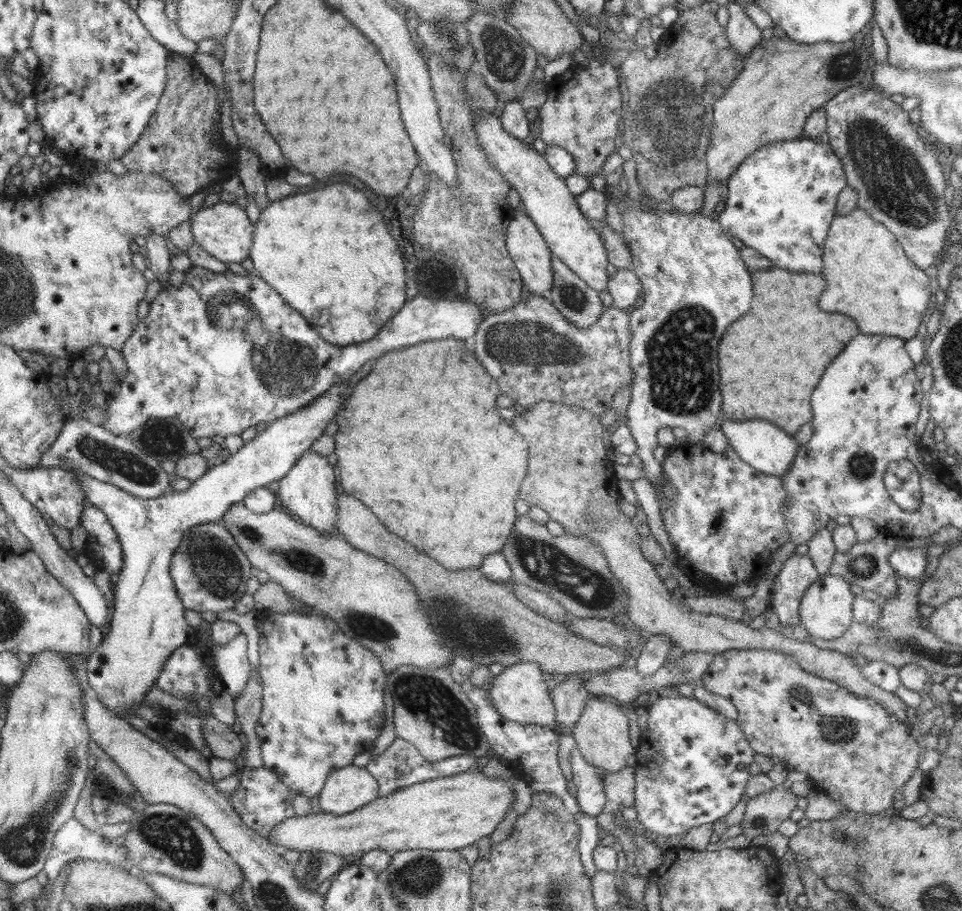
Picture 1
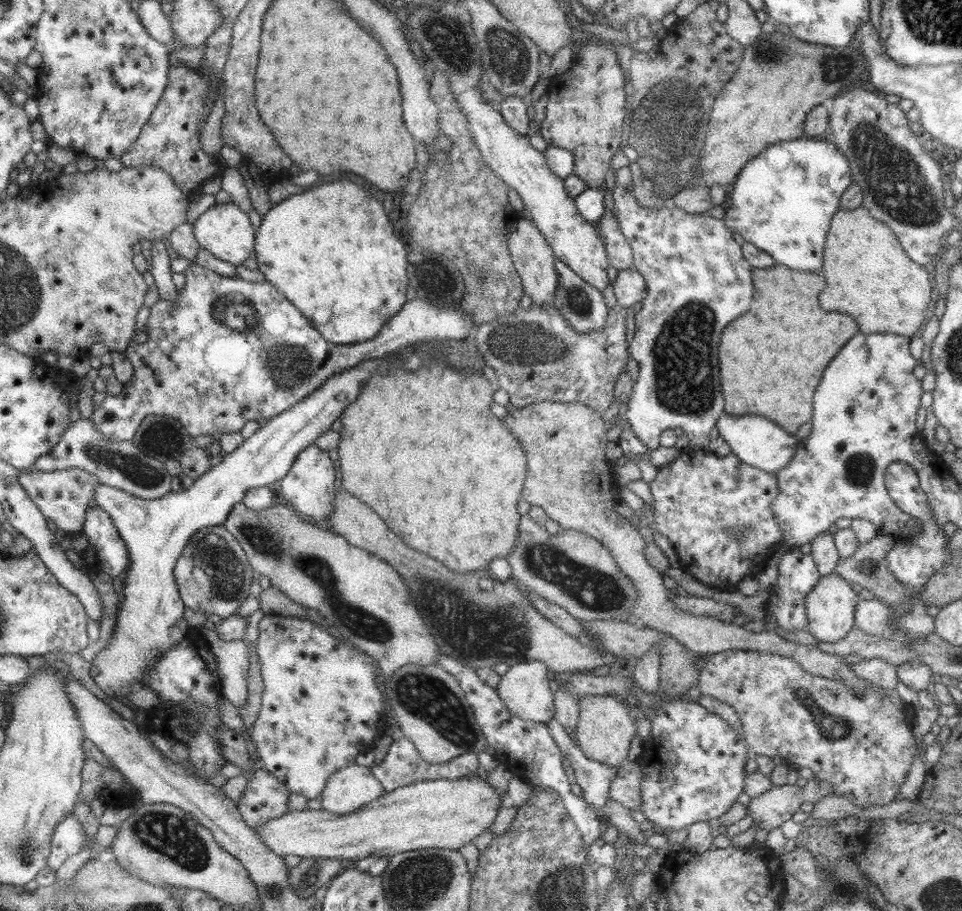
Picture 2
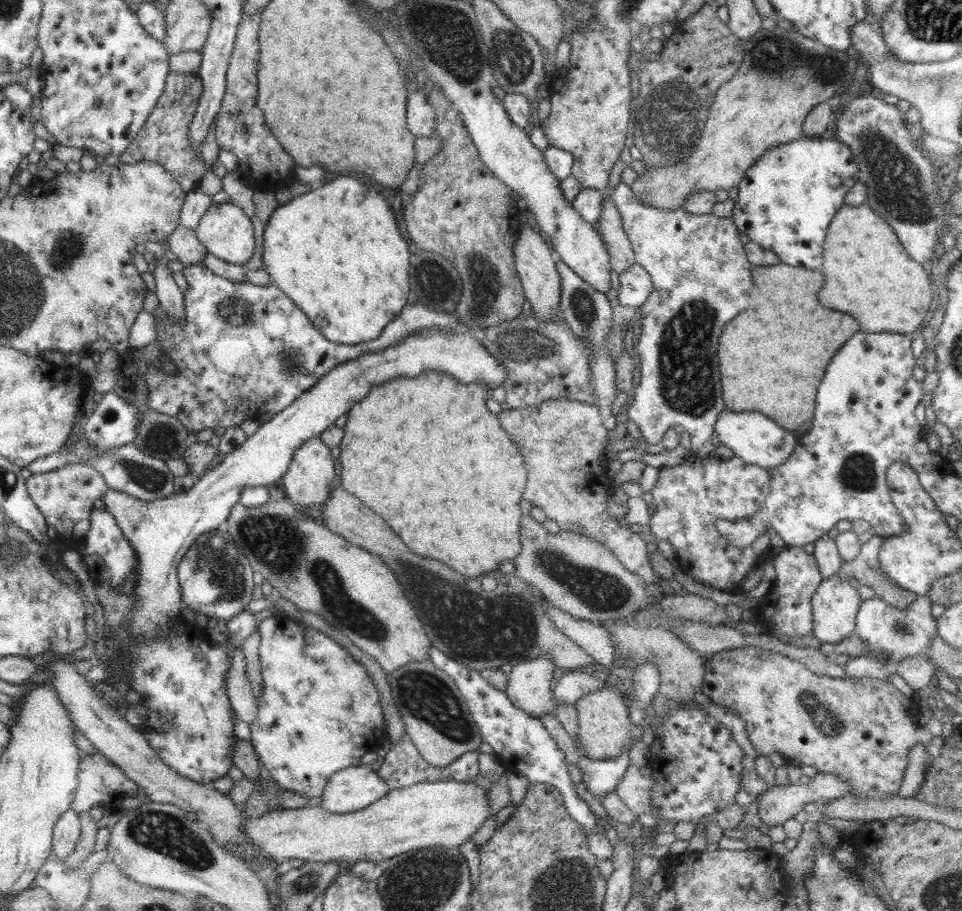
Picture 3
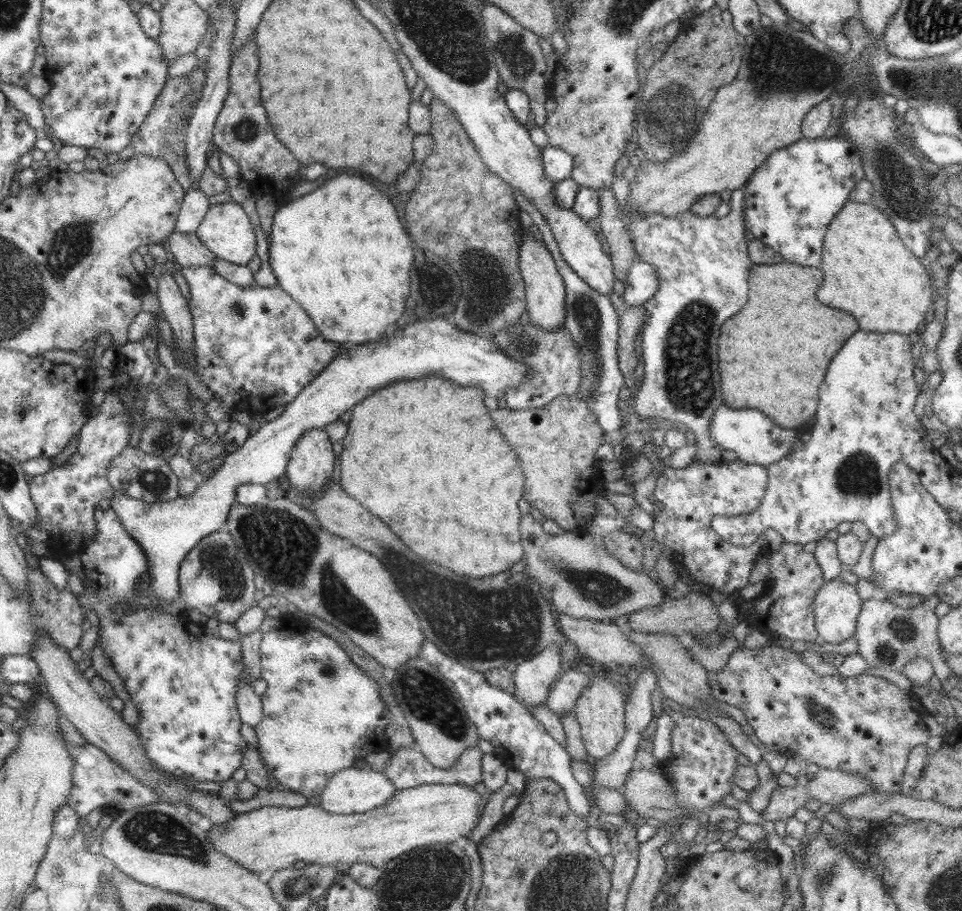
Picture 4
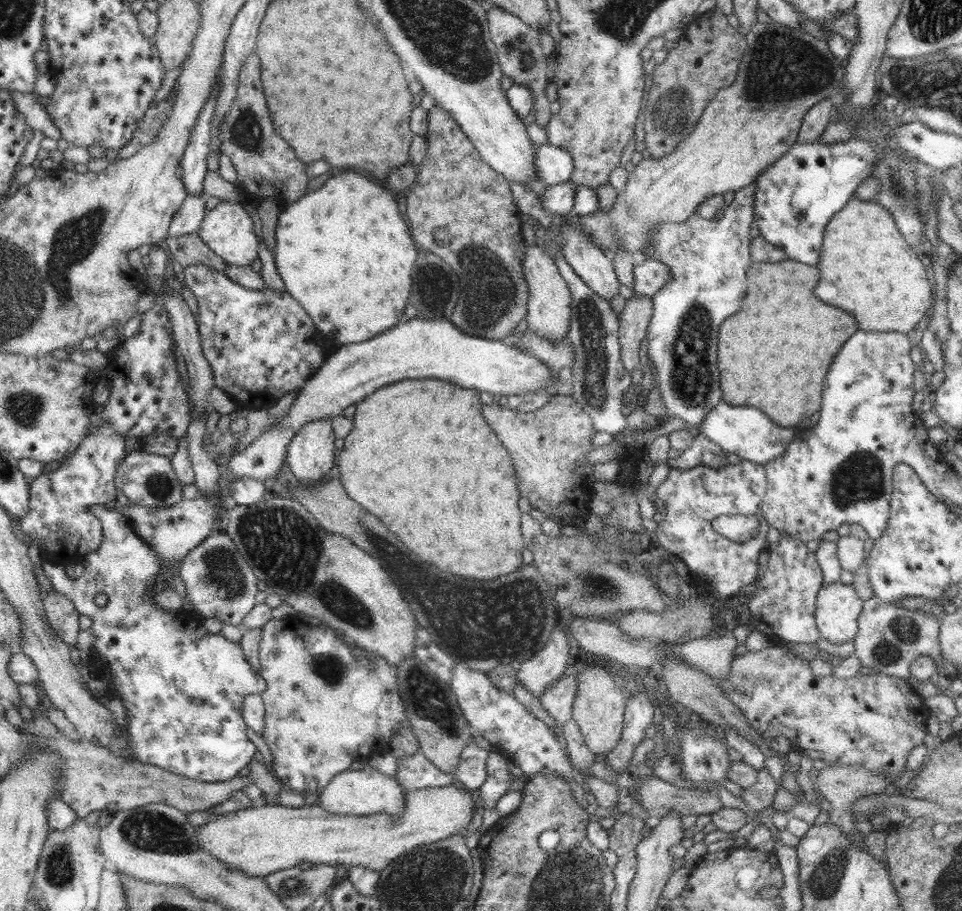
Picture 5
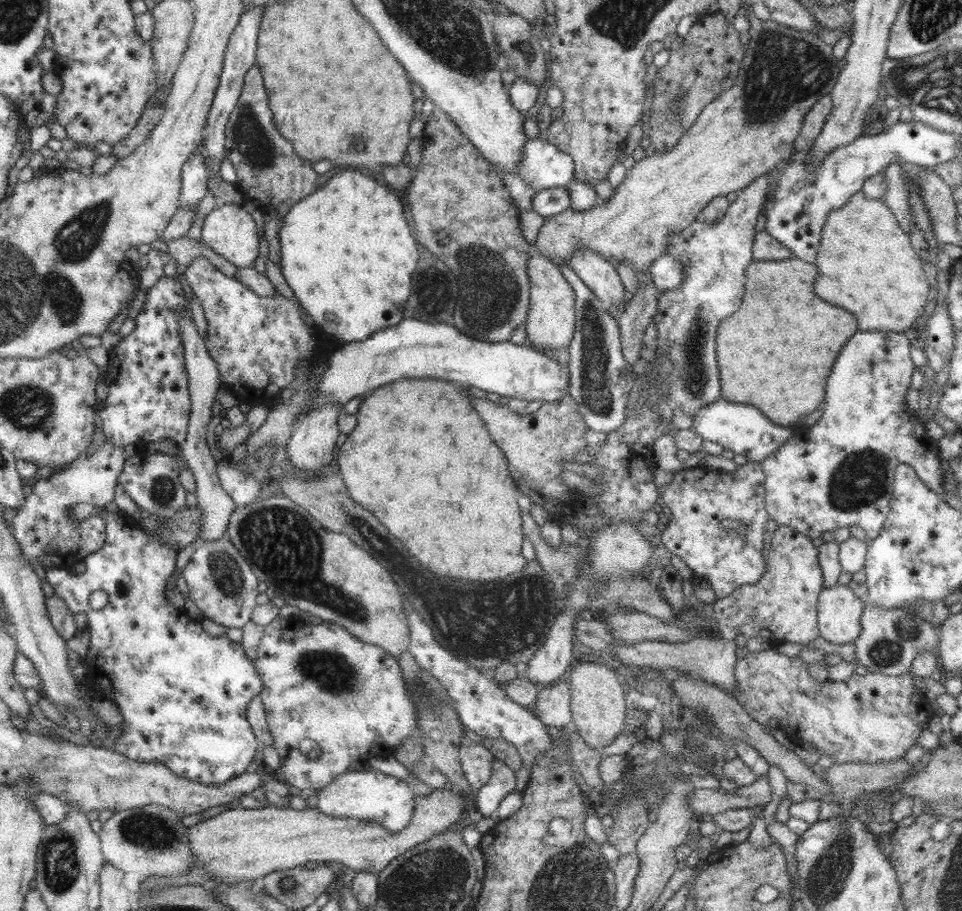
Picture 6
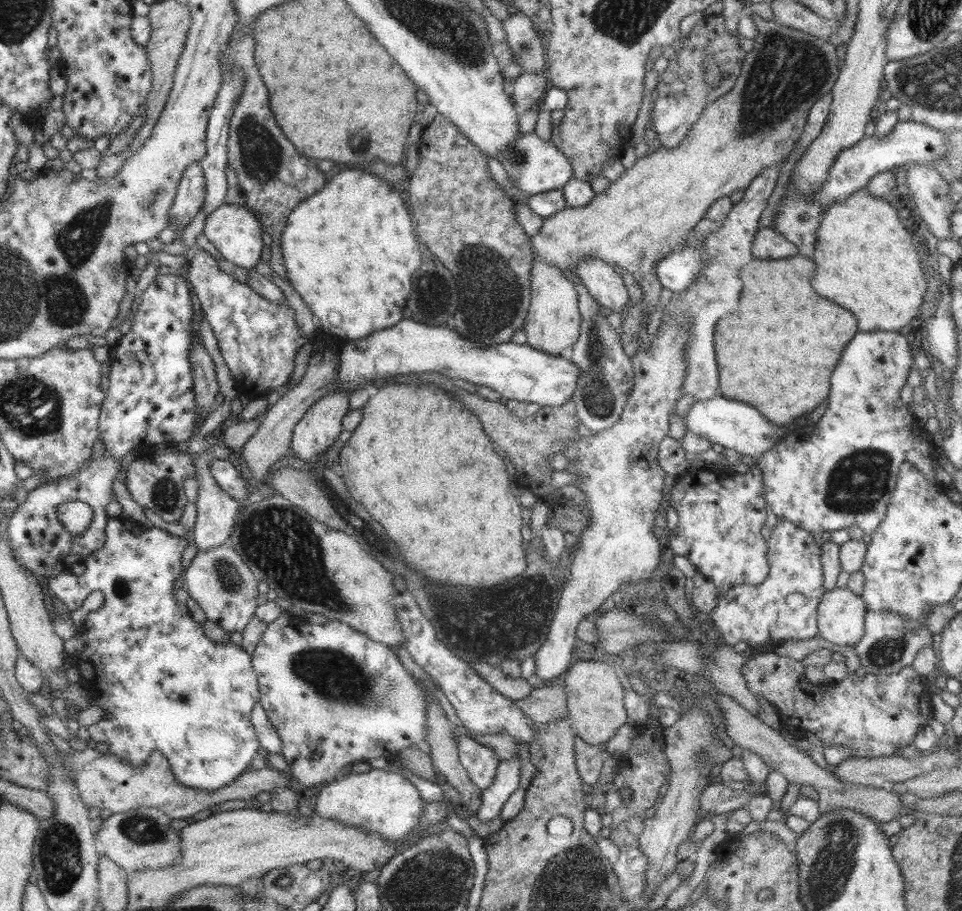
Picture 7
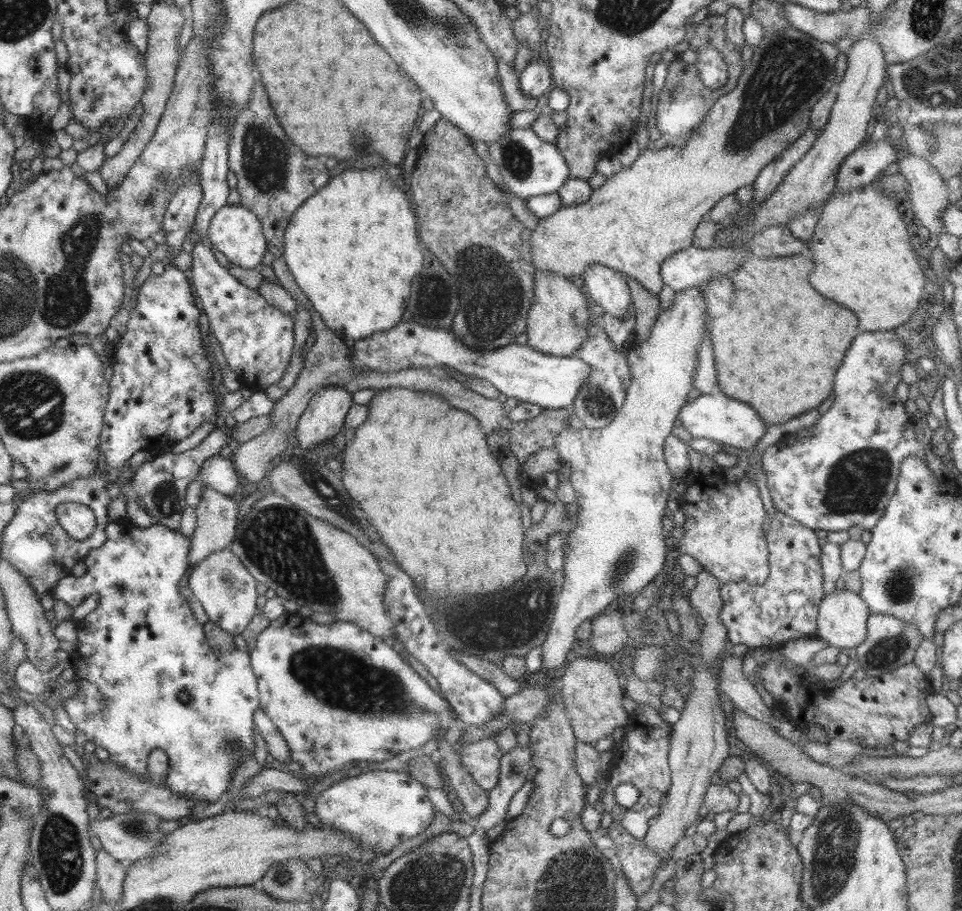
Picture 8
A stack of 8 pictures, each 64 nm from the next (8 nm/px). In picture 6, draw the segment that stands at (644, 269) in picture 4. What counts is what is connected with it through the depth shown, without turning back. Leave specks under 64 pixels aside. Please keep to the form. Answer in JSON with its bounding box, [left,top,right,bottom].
[649,253,686,291]

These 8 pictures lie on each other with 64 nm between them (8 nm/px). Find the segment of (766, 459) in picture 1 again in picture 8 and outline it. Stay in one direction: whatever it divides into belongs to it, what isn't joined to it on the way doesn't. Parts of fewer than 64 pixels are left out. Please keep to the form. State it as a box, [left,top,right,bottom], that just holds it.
[679,390,769,454]

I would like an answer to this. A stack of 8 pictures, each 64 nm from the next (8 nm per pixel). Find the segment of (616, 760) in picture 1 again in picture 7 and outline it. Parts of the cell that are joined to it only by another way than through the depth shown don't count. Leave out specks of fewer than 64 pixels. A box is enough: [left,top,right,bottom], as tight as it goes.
[563,657,630,747]

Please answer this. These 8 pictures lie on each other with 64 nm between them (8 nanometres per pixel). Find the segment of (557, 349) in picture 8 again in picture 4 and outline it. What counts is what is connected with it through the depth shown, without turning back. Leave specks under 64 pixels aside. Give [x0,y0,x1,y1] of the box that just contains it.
[519,229,566,331]

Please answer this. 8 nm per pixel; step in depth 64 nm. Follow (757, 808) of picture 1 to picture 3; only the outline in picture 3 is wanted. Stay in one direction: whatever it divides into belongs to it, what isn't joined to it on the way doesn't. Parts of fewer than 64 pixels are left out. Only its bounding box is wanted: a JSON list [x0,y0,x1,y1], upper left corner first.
[757,772,851,828]

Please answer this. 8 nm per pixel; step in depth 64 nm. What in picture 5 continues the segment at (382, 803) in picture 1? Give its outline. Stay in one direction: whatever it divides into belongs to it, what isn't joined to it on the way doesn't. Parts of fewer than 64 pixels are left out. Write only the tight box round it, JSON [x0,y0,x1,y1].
[197,784,474,878]

